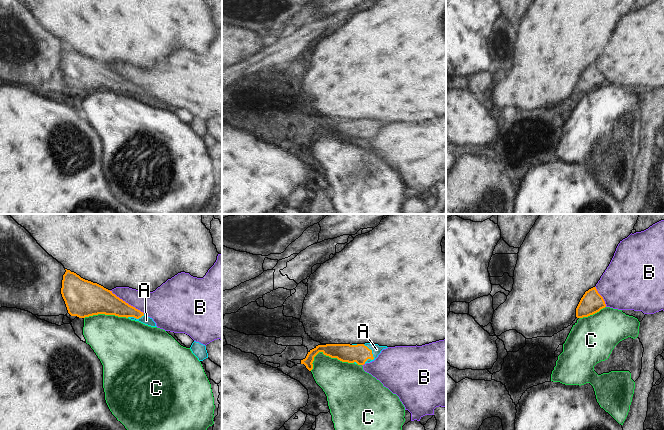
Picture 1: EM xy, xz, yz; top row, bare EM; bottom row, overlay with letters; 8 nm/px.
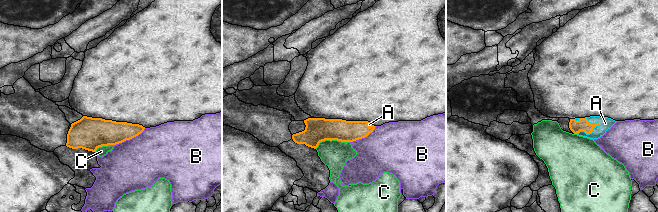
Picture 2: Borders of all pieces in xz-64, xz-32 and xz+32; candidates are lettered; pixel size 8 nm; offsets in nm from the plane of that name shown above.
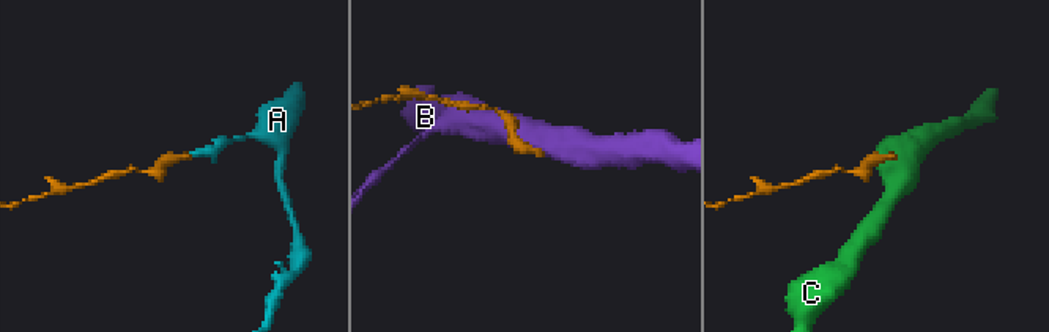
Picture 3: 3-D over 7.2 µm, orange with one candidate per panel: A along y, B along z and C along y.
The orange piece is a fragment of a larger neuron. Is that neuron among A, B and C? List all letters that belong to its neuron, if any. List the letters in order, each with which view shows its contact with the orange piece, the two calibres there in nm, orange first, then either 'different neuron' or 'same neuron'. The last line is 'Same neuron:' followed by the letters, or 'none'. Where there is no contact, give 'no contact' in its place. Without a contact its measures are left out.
A: contact in xz; calibres 150 and 80 nm; same neuron
B: contact in xy; calibres 220 and 240 nm; different neuron
C: contact in xz; calibres 150 and 320 nm; different neuron
Same neuron: A

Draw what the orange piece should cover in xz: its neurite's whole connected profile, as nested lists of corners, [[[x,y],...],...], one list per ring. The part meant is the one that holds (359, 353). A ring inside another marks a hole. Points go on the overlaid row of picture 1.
[[[326,344],[318,345],[310,350],[305,359],[301,360],[306,368],[311,371],[313,369],[314,357],[322,352],[331,358],[337,358],[342,362],[355,363],[364,365],[374,361],[383,349],[387,346],[379,346],[378,344]]]

